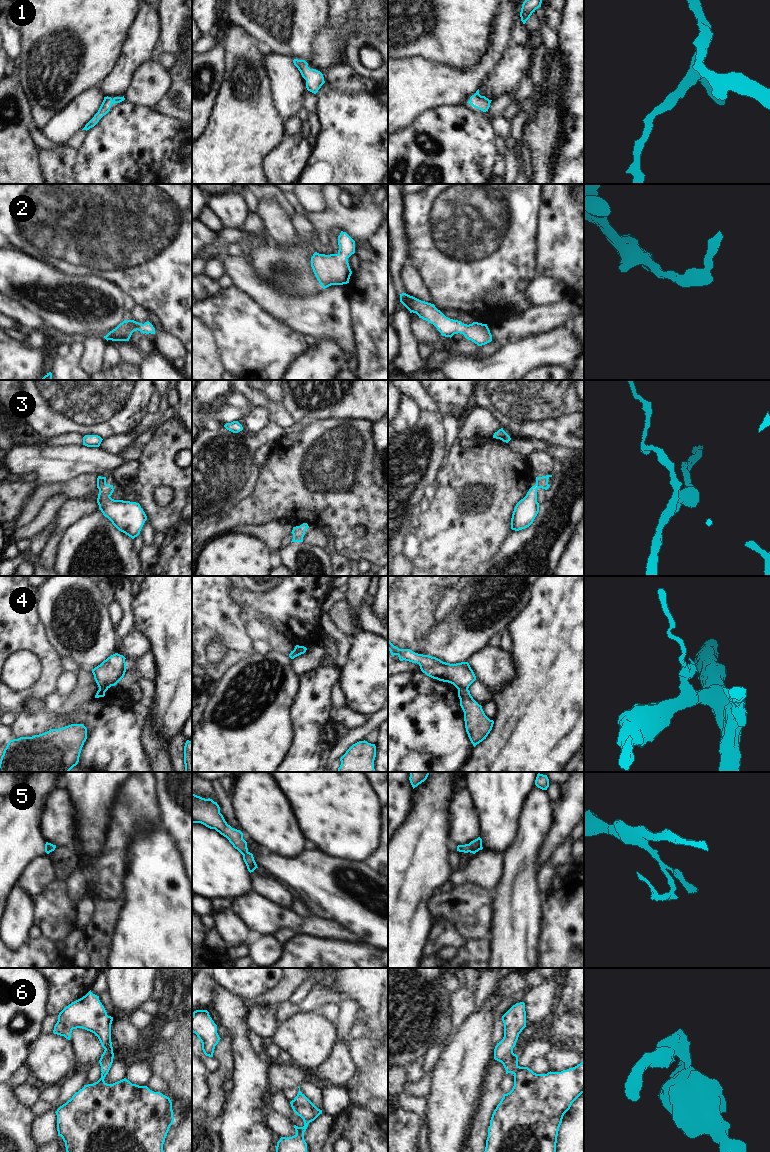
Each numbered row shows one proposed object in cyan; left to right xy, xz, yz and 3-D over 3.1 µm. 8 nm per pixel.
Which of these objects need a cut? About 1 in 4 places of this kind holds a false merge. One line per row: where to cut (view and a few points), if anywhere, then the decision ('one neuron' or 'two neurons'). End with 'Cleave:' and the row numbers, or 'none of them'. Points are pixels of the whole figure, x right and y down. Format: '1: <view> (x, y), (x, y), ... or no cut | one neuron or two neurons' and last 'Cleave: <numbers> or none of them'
1: no cut | one neuron
2: no cut | one neuron
3: no cut | one neuron
4: xz (296, 645), (295, 649), (299, 654) | two neurons
5: no cut | one neuron
6: no cut | one neuron
Cleave: 4

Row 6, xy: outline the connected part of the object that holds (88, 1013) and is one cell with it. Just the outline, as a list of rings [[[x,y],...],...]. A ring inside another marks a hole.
[[[91,990],[58,1015],[54,1034],[70,1040],[72,1030],[82,1028],[94,1033],[105,1049],[99,1060],[101,1078],[93,1084],[84,1085],[55,1112],[58,1136],[65,1142],[66,1152],[164,1152],[163,1144],[174,1121],[170,1098],[147,1086],[132,1084],[126,1078],[113,1084],[104,1081],[114,1058],[112,1021],[113,1017],[107,1015],[99,996]]]

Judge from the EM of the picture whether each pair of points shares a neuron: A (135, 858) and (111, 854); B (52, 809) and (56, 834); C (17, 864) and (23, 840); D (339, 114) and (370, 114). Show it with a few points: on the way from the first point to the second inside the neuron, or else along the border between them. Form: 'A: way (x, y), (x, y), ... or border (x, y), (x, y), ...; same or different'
A: border (134, 834), (126, 852), (126, 874), (123, 879); different
B: way (56, 815), (56, 828); same
C: way (17, 858), (17, 846); same
D: way (347, 118), (362, 118); same

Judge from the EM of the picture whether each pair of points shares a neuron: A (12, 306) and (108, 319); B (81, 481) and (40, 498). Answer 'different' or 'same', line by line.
A: different
B: same

